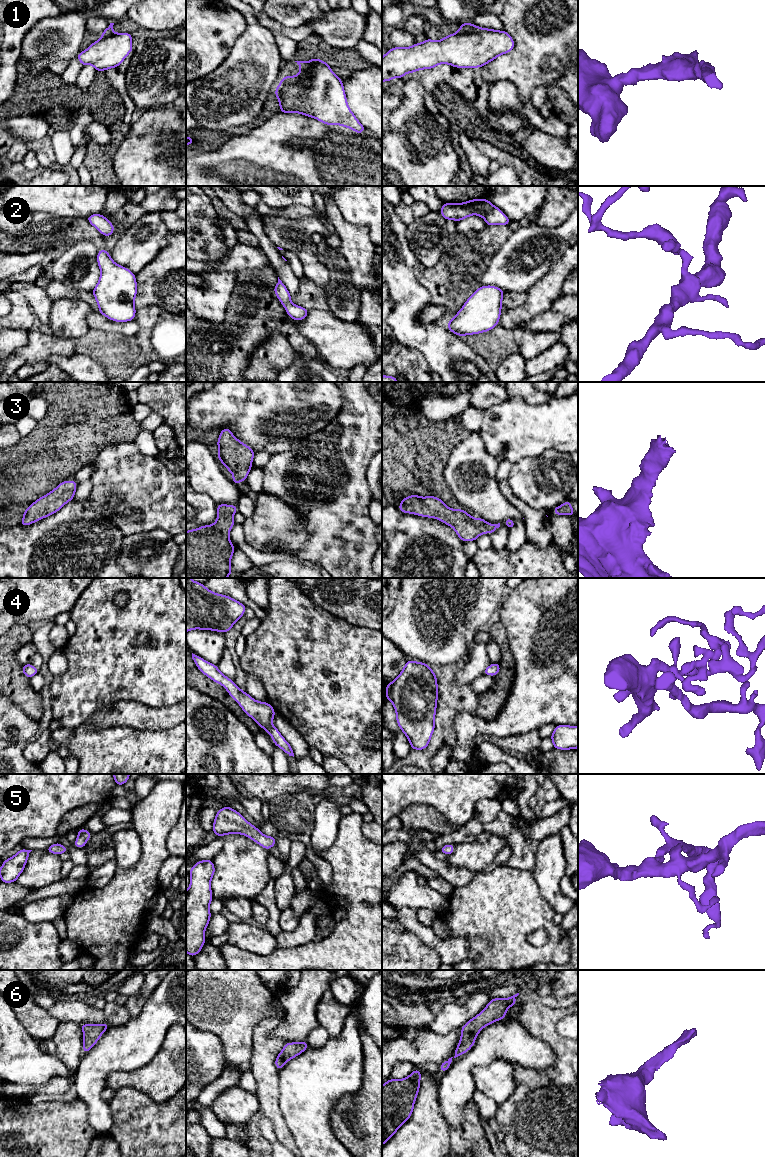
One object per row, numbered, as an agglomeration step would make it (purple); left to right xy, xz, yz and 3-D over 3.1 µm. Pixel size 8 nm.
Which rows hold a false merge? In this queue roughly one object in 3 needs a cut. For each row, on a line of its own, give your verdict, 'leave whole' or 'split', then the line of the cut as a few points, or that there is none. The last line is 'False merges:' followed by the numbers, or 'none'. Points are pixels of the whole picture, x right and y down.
1: split | xz (309, 62), (309, 83), (304, 86)
2: leave whole | no cut
3: leave whole | no cut
4: leave whole | no cut
5: leave whole | no cut
6: leave whole | no cut
False merges: 1

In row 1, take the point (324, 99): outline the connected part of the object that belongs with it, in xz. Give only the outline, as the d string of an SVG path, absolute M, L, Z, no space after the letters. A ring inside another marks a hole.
M312 59L309 61L311 77L309 85L304 86L299 76L284 76L274 91L278 98L280 111L283 113L299 113L315 118L326 125L340 125L352 129L357 134L366 128L358 121L348 106L342 80L336 76L331 67L323 60Z

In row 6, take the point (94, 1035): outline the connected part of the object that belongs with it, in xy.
M105 1022L103 1024L81 1024L83 1031L83 1054L86 1054L100 1039L101 1035L109 1028Z

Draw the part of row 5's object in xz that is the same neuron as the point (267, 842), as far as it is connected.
M229 806L218 810L212 831L217 837L228 834L241 834L249 837L266 850L276 845L276 839L266 836L254 825L249 823L239 812Z

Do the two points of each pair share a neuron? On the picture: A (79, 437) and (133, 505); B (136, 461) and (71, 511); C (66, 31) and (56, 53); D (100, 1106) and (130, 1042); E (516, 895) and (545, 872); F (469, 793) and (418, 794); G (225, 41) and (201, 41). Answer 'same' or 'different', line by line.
A: different
B: different
C: same
D: same
E: different
F: same
G: same

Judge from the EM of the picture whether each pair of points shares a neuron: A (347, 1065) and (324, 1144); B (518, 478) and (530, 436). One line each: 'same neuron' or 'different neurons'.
A: same neuron
B: different neurons

